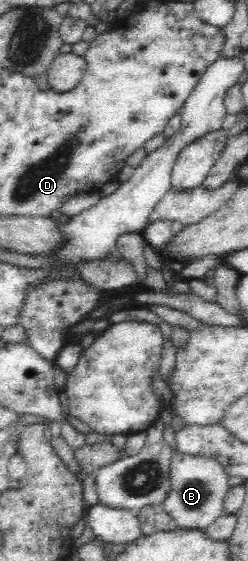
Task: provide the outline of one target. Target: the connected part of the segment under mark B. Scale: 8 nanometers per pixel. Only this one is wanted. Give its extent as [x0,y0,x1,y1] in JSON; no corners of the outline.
[160,452,232,529]

